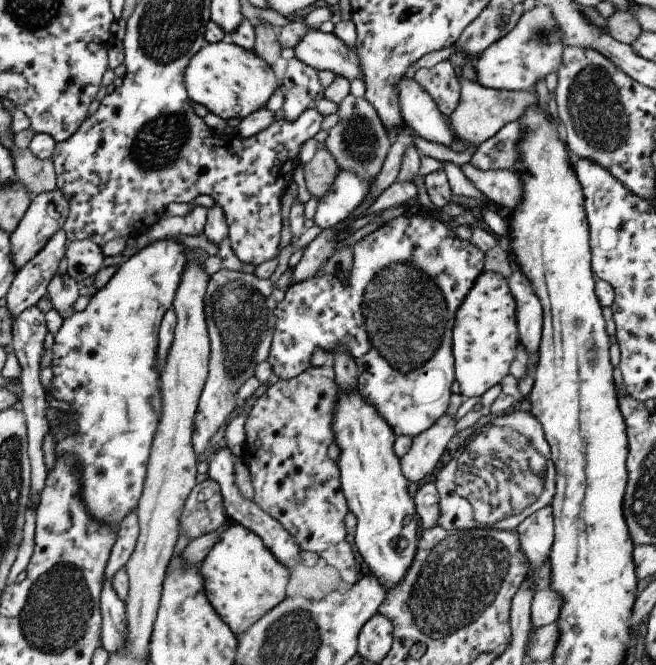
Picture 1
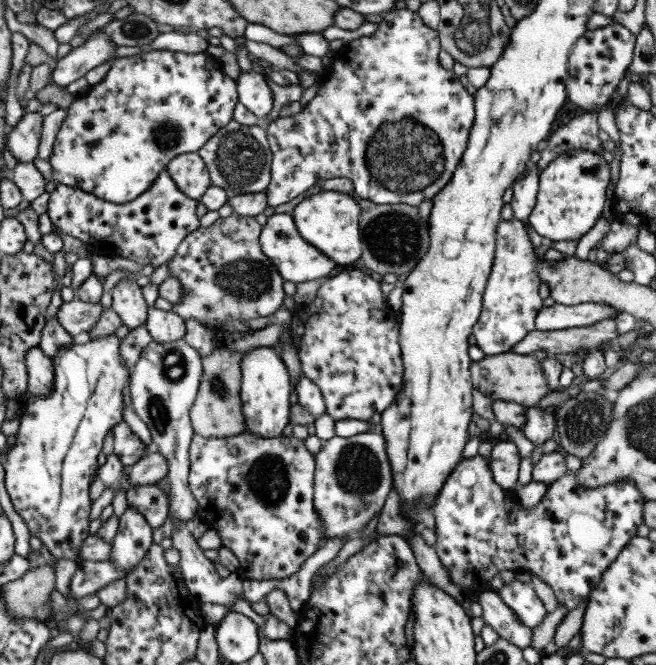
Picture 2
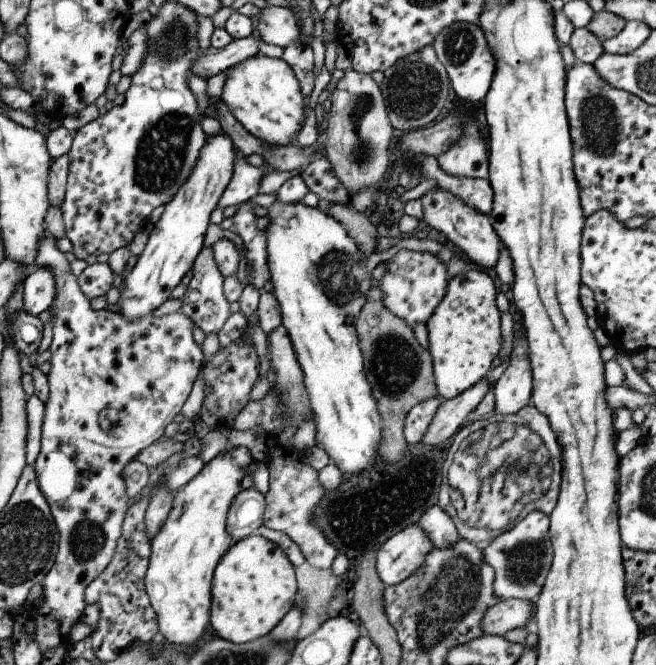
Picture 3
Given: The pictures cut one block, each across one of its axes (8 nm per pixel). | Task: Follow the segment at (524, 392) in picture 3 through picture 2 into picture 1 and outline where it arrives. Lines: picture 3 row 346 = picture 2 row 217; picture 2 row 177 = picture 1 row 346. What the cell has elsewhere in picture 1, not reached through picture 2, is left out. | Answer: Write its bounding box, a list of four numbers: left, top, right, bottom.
[507,272,542,354]

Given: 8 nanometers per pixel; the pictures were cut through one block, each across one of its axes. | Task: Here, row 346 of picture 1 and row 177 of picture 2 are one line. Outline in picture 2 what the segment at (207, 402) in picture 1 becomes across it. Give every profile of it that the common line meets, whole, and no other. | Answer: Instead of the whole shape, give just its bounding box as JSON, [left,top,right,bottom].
[197,120,272,198]

